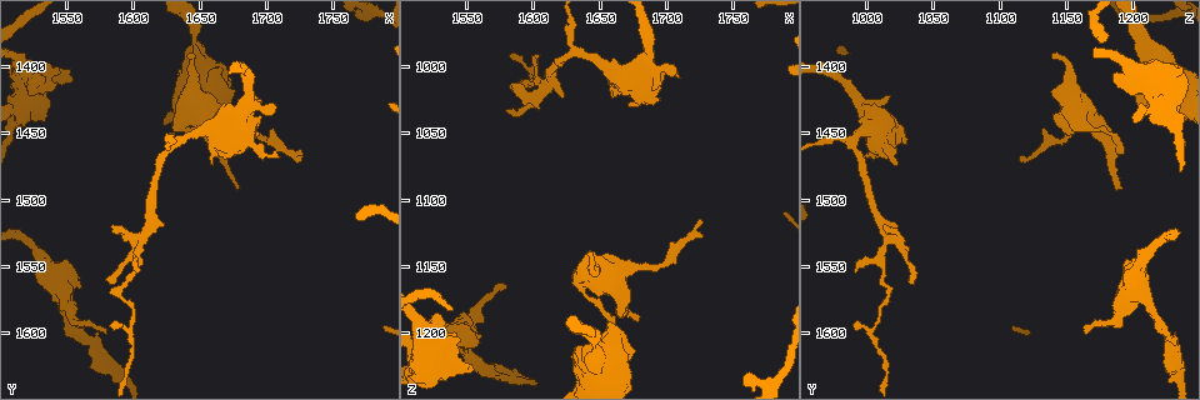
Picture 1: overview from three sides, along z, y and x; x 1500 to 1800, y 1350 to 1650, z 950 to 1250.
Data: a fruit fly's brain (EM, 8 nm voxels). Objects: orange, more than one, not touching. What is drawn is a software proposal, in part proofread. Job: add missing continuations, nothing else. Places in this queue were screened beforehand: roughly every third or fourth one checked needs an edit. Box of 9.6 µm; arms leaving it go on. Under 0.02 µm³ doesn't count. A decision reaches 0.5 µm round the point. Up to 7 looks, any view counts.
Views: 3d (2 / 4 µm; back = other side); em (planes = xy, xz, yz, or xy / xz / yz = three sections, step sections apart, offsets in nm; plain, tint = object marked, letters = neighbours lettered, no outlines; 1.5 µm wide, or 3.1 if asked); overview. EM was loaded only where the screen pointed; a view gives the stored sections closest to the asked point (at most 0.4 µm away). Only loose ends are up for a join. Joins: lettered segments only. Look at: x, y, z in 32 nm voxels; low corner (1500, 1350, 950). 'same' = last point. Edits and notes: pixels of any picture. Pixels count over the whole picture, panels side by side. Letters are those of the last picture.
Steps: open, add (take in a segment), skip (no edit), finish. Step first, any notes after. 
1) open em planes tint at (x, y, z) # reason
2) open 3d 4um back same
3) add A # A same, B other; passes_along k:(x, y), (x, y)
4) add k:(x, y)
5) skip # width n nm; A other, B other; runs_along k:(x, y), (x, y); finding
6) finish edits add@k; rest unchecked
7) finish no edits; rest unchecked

open em xz step 4 letters at (1708, 1468, 1006) # thin end

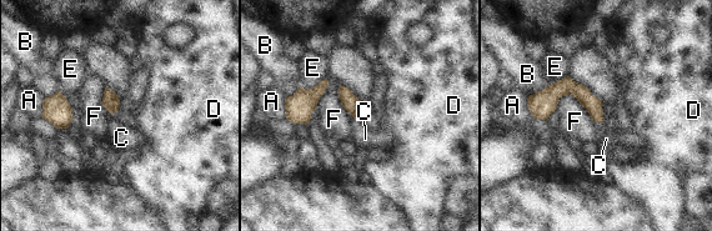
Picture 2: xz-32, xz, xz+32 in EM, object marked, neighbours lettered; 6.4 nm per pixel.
open em planes letters same # another direction

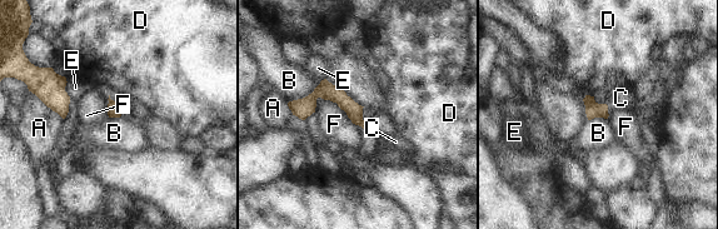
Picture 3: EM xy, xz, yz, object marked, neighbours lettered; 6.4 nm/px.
add C # longest_contact F 260 nm; A other, B other, C same, D other, E other, F other; passes_along 3:(593, 109), (607, 109), (621, 98); the cell continues

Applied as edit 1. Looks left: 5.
open em planes plain at (1584, 1592, 992) # thin end

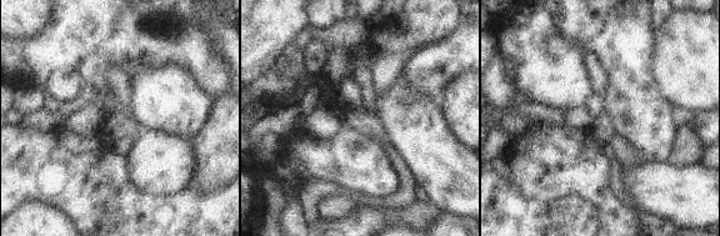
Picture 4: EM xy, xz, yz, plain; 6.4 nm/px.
open em planes letters same

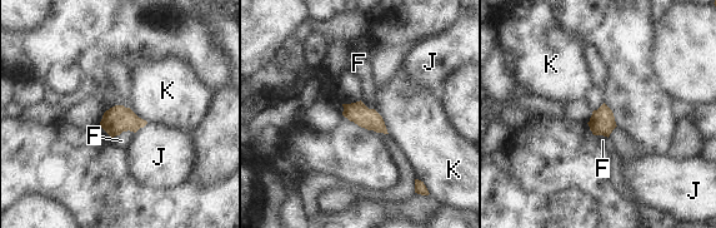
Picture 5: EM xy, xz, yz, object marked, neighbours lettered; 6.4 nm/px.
skip # longest_contact K 190 nm; F other, J other, K other; border 5:(134, 132), (125, 130), (113, 138); none of them fits

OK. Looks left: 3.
open em xz step 8 tint at (1676, 1492, 1192) # an open end

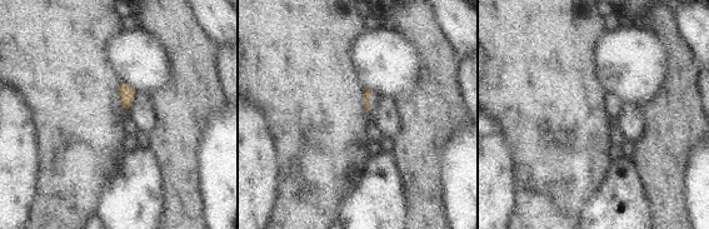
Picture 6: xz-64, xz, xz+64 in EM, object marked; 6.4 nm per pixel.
open em planes tint same

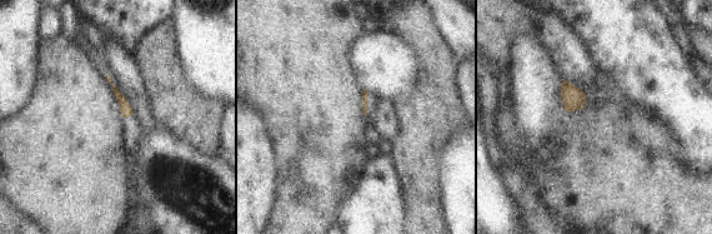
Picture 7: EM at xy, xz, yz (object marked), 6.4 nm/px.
open em planes letters same # what lies round it

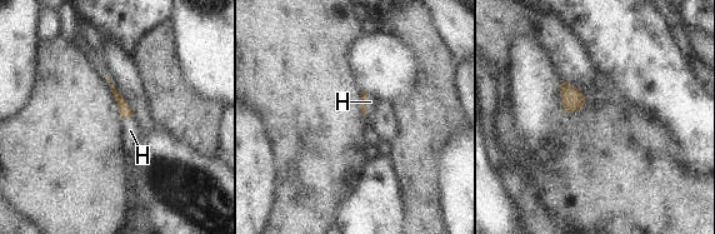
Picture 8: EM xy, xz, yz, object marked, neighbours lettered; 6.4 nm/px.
add H # H same; passes_along 8:(364, 95), (365, 105), (370, 101); it goes on there

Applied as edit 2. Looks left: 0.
finish edits add@3, add@8; rest unchecked

